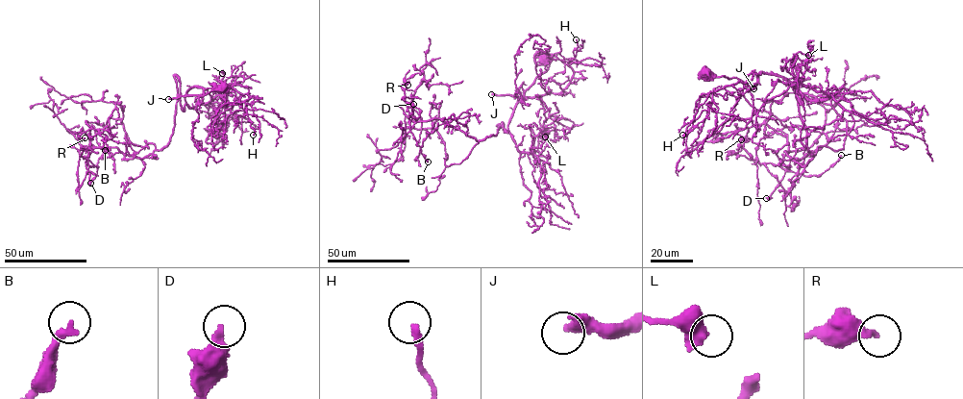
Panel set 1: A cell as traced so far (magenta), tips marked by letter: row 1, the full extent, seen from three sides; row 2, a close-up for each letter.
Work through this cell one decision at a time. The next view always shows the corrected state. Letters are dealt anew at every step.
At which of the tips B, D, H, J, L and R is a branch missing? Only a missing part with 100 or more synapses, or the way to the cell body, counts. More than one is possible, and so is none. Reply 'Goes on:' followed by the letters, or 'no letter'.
Goes on: J

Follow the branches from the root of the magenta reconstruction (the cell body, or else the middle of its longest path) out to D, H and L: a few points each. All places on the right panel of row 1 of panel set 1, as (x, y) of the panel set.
D: (705, 74), (749, 85), (782, 77), (802, 104), (795, 59), (813, 157), (802, 165), (785, 152), (766, 198)
H: (705, 74), (749, 85), (757, 81), (753, 72), (745, 83), (718, 89), (708, 114), (682, 135)
L: (705, 74), (749, 85), (774, 74), (824, 100), (828, 93), (801, 83), (805, 68), (797, 54), (808, 55)

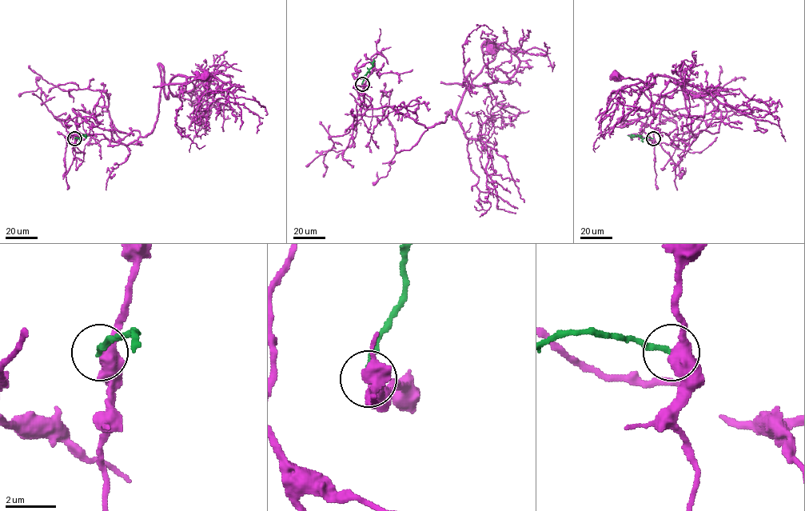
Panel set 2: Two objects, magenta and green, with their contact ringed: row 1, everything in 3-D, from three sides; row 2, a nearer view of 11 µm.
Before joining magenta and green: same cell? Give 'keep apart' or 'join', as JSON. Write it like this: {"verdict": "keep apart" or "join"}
{"verdict": "keep apart"}

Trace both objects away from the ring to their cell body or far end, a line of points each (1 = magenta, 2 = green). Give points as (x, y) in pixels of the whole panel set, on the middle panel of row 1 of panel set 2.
1: (362, 84), (364, 109), (390, 106), (432, 126), (451, 110), (456, 117), (464, 91), (494, 57), (492, 46)
2: (362, 84), (373, 63)

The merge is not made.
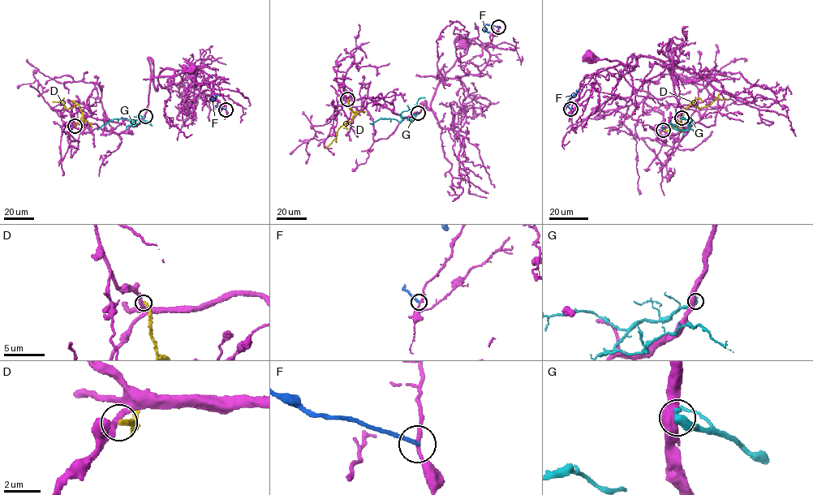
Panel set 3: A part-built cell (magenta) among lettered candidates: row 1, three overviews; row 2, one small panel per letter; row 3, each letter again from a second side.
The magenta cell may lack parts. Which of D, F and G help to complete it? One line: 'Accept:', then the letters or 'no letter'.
Accept: no letter

